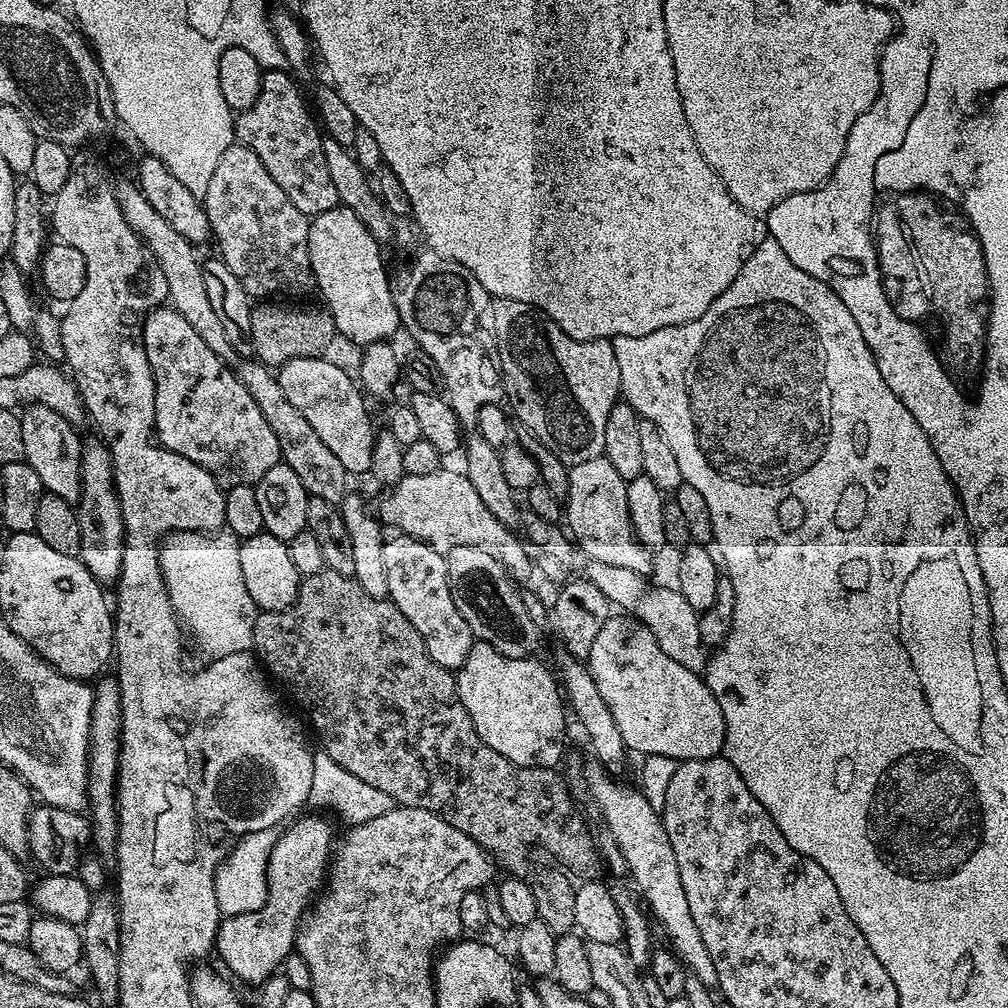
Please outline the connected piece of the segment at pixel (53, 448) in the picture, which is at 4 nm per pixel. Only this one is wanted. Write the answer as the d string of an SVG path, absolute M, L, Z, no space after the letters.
M30 404L23 409L20 416L22 422L22 443L26 446L24 455L30 466L38 473L38 478L42 478L42 486L45 492L58 494L66 502L76 506L80 498L80 487L82 478L80 477L80 453L82 447L82 437L76 432L77 429L62 414L54 414L41 404Z

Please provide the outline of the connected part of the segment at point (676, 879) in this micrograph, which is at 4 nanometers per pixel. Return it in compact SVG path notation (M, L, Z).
M590 764L588 790L608 826L607 835L619 846L622 856L626 858L628 876L636 883L635 891L642 897L655 923L657 920L664 927L665 934L672 939L670 947L689 973L696 976L698 982L715 985L718 970L714 970L710 950L706 950L706 942L702 942L702 934L698 934L698 925L690 915L690 905L686 903L686 890L682 890L682 874L678 874L678 858L674 858L674 846L670 846L670 838L666 838L666 826L661 813L650 806L639 787L632 785L631 788L628 784L619 784L616 781L619 779L609 775L600 764Z

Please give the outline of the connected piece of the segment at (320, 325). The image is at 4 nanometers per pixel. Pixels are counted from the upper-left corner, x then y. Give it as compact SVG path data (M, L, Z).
M262 302L252 309L252 349L257 361L271 368L279 368L296 357L324 356L338 334L333 316L322 306L302 312L282 304L285 303Z

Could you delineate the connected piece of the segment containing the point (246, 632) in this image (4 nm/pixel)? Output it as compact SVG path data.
M227 530L170 532L158 547L168 597L190 640L192 635L208 658L249 651L258 609L254 598L246 594L246 582L242 582L238 537Z

